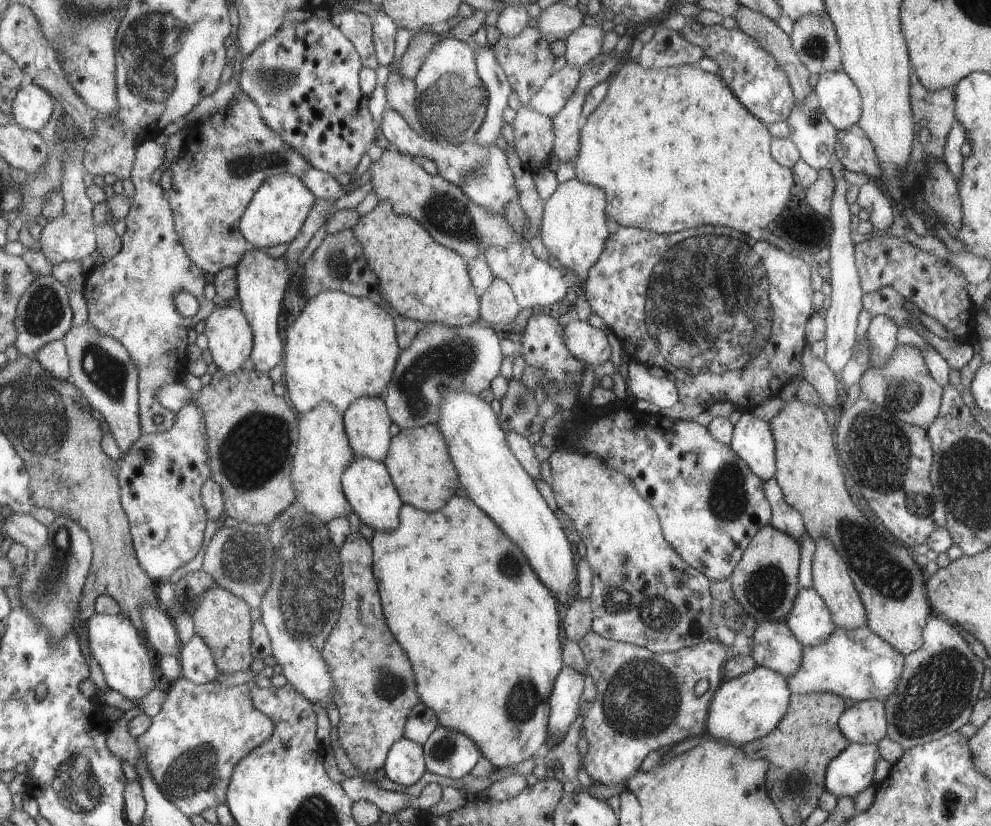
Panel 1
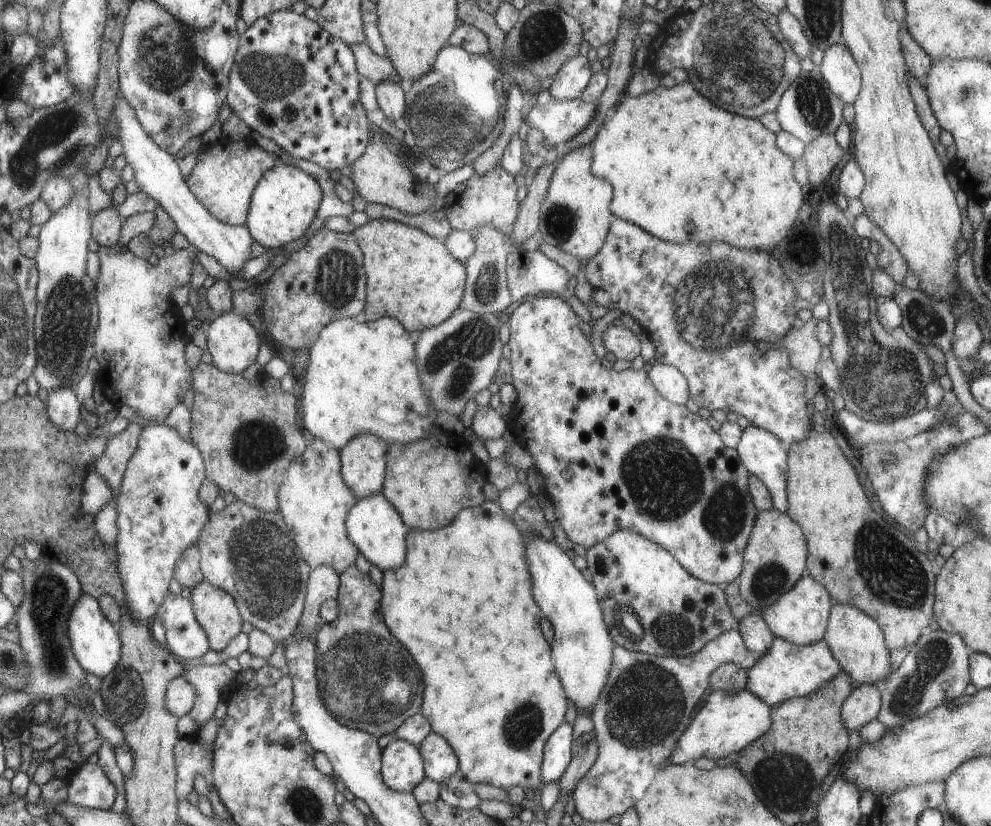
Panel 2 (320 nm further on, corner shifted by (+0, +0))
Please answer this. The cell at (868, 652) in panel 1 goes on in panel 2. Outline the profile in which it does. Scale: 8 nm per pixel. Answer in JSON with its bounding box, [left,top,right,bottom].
[745,637,841,707]

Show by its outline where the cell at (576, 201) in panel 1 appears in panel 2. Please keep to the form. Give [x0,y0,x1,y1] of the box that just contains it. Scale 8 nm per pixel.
[538,144,615,259]

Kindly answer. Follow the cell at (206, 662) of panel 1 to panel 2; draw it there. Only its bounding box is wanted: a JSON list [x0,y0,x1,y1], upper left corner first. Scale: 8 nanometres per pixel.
[155,593,212,659]

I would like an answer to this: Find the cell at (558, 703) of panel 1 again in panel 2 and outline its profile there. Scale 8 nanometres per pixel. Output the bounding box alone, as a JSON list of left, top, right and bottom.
[540,721,573,784]

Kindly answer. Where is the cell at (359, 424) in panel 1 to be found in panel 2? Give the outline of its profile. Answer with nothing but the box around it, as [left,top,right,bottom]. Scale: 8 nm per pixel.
[342,435,388,499]

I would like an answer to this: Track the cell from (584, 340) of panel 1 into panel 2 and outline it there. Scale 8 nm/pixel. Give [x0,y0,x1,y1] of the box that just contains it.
[602,325,640,361]

